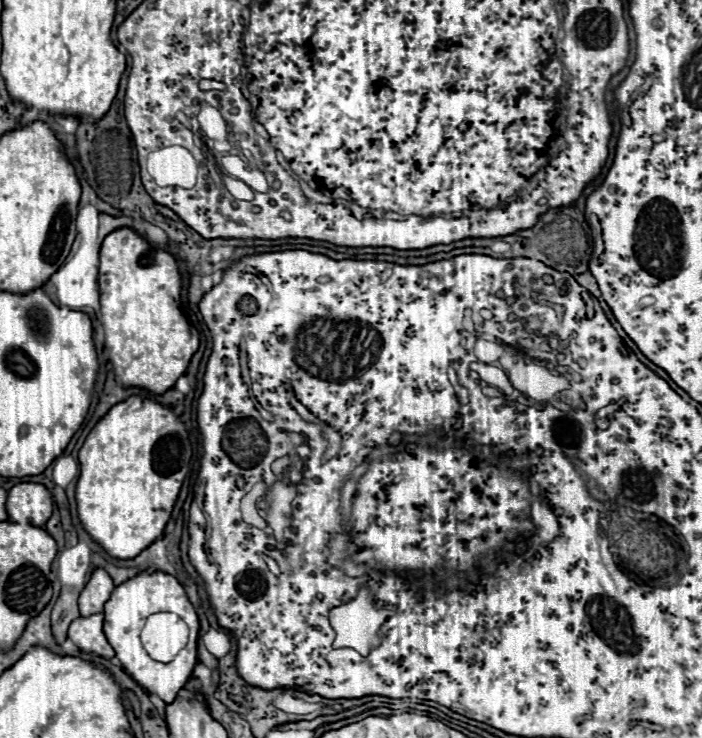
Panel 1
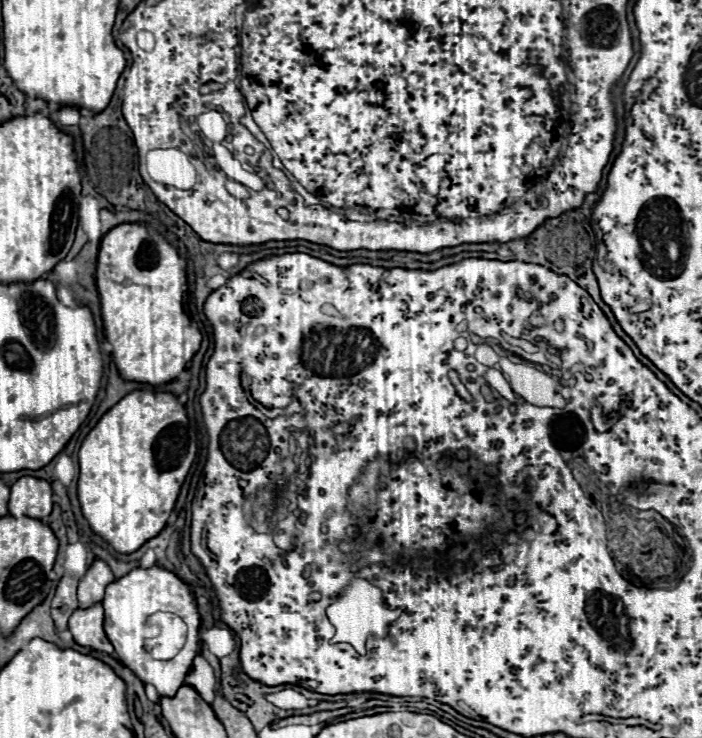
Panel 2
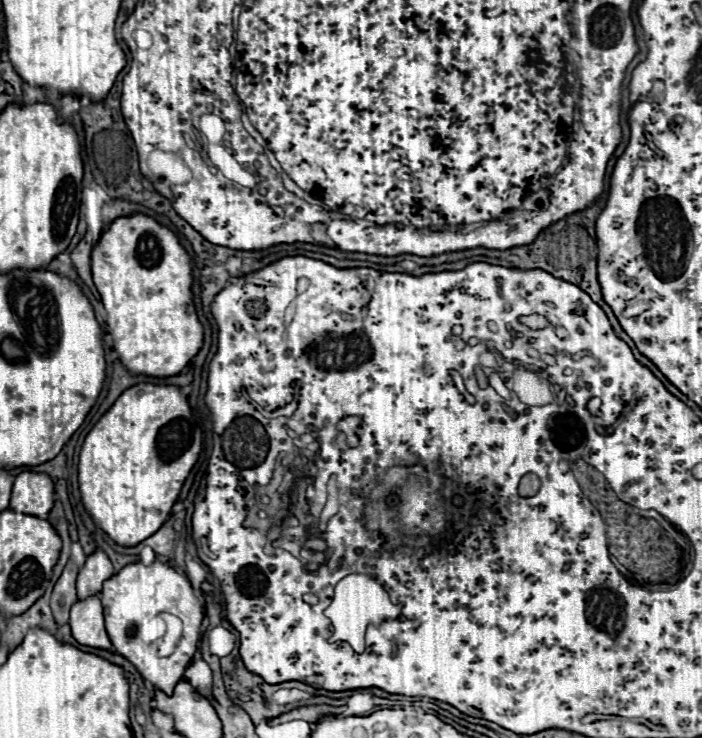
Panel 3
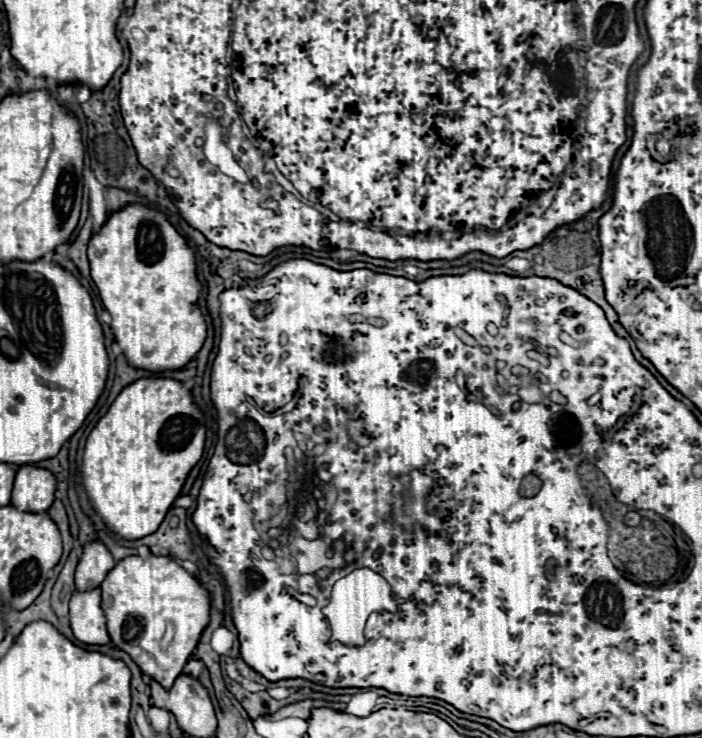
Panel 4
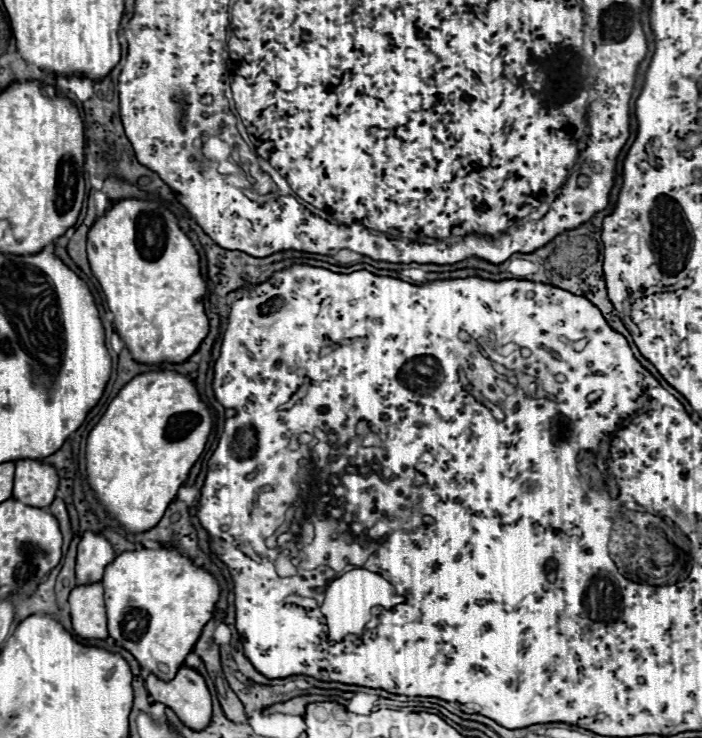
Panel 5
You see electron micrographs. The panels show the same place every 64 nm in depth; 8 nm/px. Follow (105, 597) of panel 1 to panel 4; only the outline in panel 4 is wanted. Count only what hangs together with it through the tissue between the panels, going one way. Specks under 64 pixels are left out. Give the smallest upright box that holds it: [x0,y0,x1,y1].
[76,542,114,592]

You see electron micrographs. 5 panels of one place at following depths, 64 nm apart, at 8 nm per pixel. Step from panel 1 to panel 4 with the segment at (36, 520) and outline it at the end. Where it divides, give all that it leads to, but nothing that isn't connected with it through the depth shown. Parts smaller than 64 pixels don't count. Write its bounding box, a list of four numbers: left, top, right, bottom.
[12,464,56,514]

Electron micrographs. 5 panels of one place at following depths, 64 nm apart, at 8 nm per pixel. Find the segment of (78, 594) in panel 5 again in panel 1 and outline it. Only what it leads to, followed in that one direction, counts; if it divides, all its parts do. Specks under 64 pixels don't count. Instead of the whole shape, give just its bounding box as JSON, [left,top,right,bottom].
[68,614,114,658]

